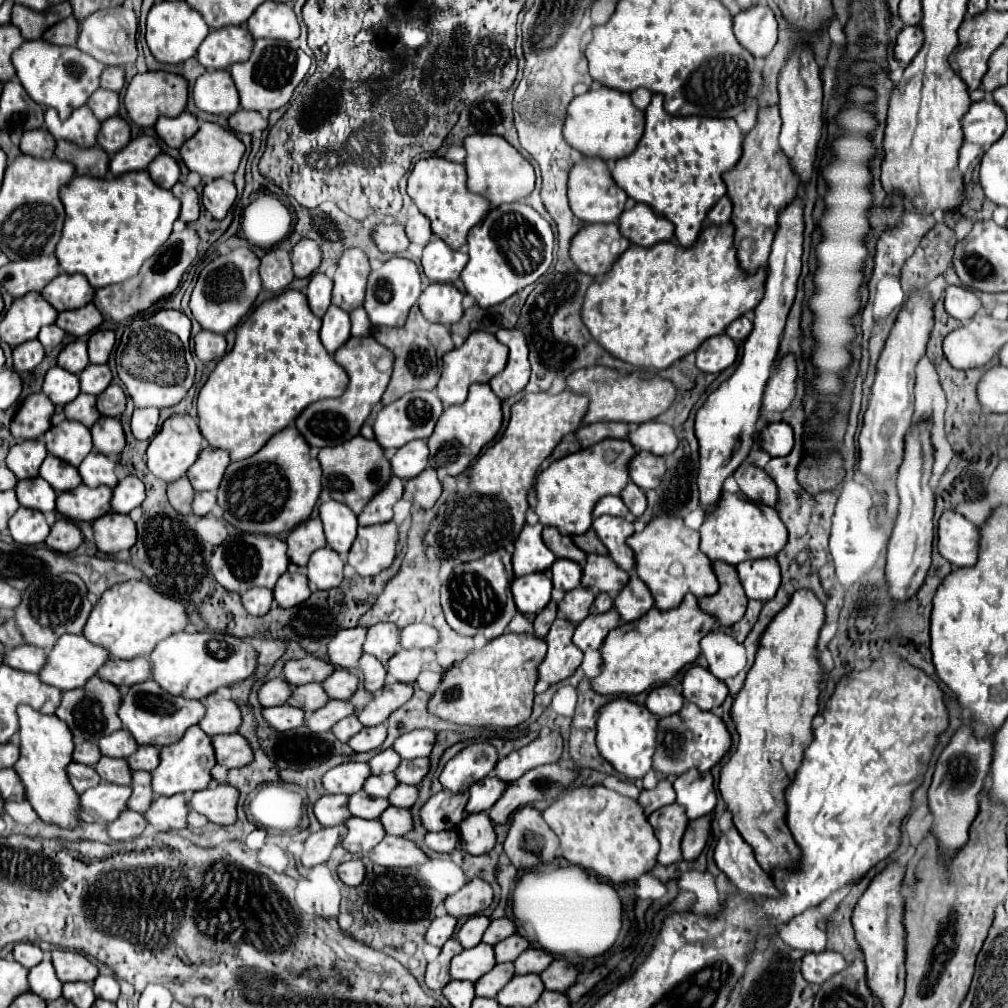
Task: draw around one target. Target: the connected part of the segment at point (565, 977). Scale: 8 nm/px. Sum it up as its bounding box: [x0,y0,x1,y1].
[540,959,578,991]

